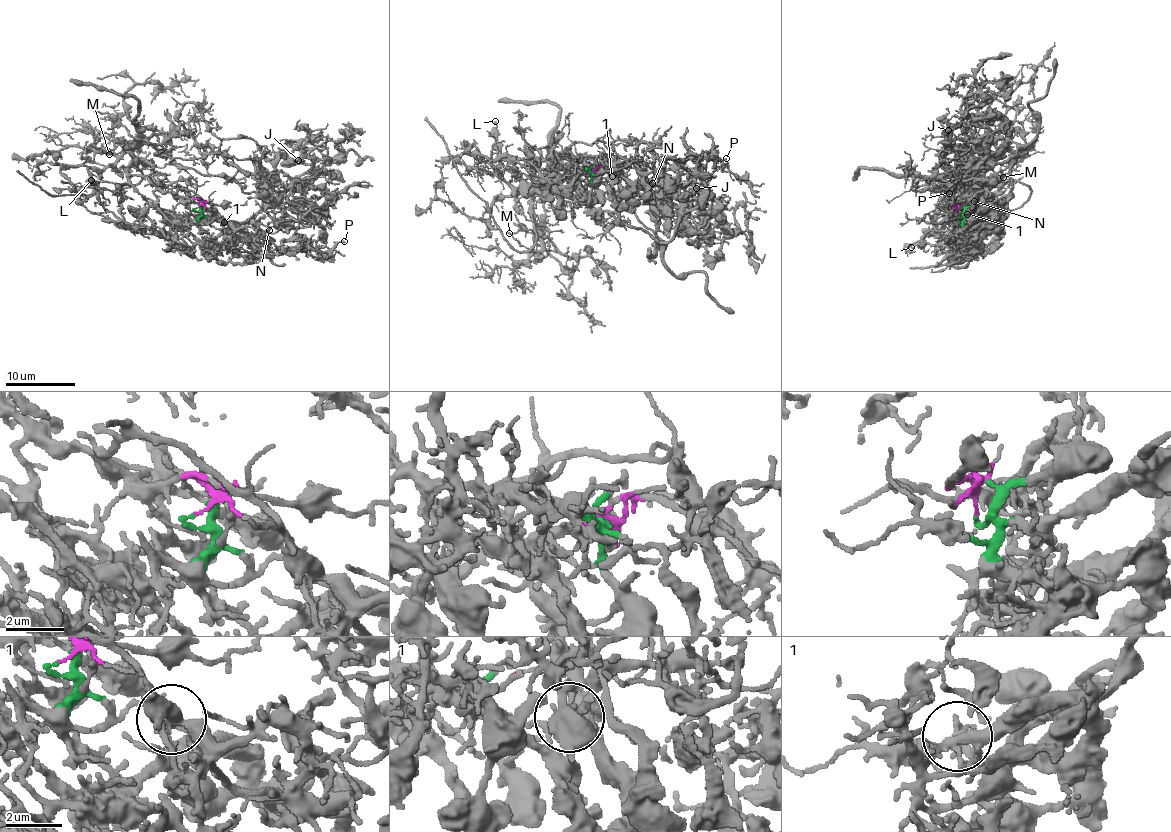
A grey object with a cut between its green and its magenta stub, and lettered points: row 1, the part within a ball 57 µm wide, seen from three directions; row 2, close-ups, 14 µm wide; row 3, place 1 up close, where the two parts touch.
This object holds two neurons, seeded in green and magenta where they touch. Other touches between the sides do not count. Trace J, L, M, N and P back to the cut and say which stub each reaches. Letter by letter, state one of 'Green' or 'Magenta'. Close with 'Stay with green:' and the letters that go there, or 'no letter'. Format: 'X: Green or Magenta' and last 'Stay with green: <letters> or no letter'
J: Green
L: Magenta
M: Magenta
N: Green
P: Green
Stay with green: J, N, P

